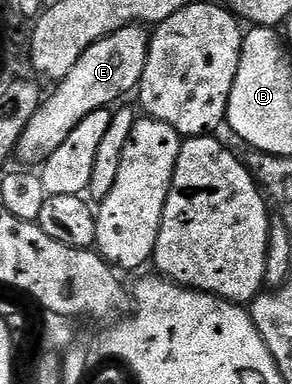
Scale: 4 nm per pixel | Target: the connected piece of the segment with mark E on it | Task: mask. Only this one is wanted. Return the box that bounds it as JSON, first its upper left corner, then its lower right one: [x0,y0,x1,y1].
[18,25,149,165]

